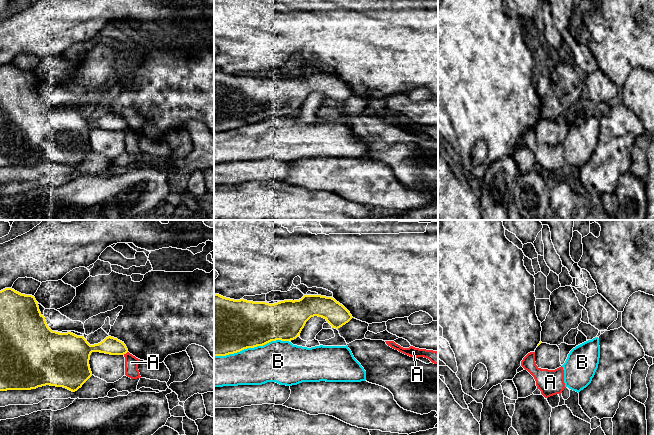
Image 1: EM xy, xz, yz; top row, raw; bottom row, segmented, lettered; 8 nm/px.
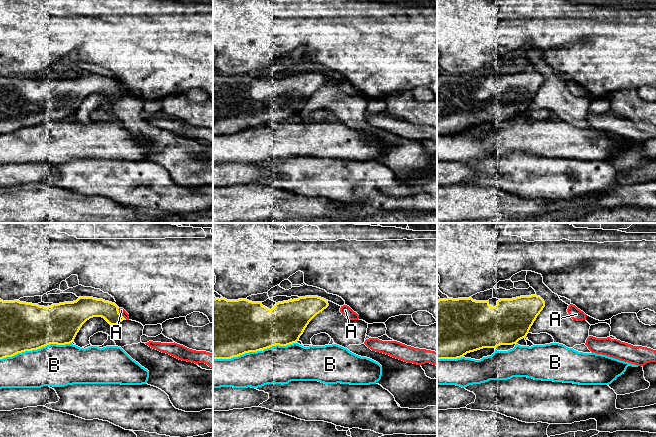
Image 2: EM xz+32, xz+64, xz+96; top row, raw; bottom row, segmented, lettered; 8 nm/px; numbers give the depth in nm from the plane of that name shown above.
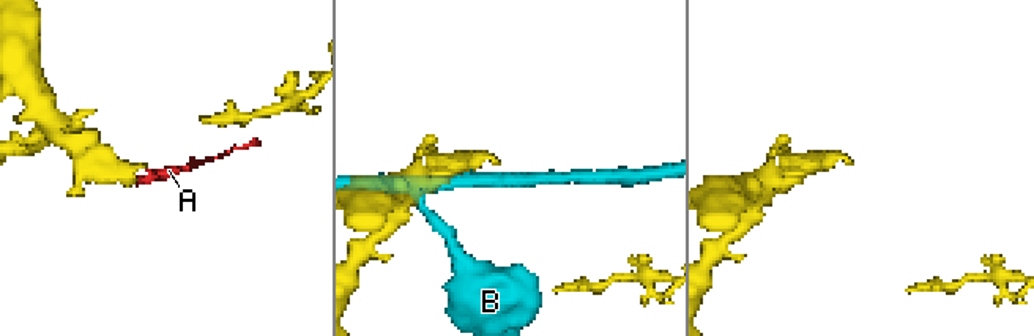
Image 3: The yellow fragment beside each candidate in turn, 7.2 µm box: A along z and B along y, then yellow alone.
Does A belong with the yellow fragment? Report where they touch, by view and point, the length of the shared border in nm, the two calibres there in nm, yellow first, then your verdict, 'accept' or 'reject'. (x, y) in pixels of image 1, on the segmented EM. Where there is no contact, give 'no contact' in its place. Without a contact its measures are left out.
meets yellow in xy at (125, 353); contact 50 nm long; 140 nm thick on the yellow side, 110 nm on the other; reject

